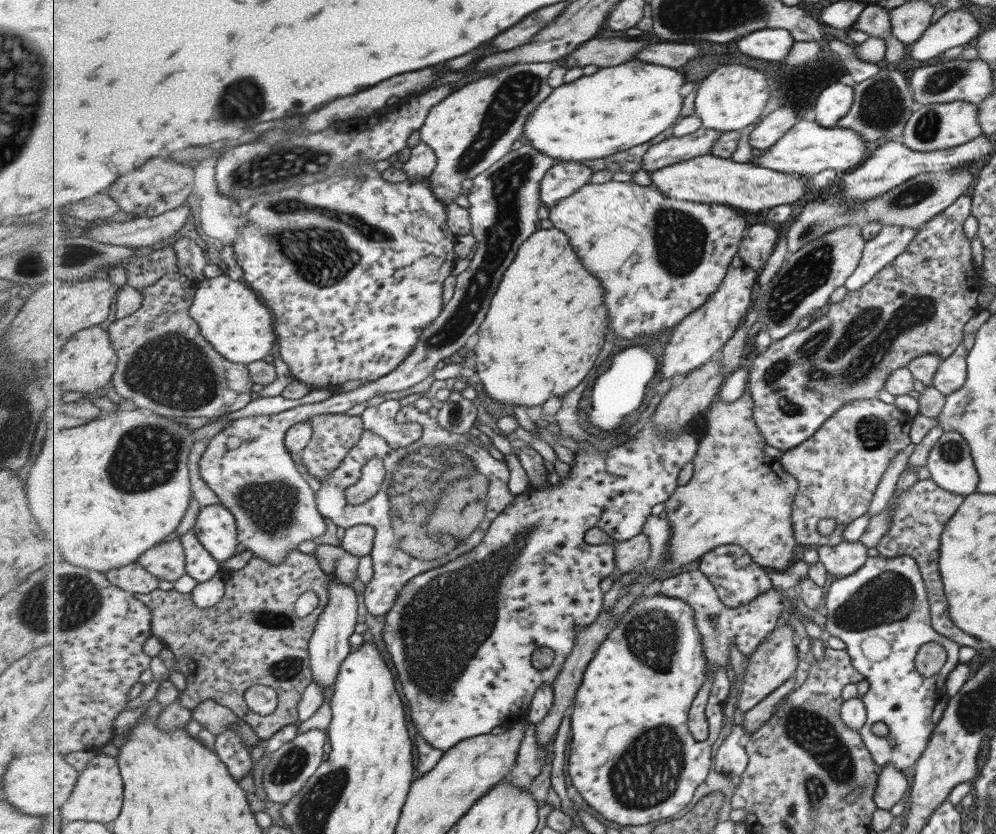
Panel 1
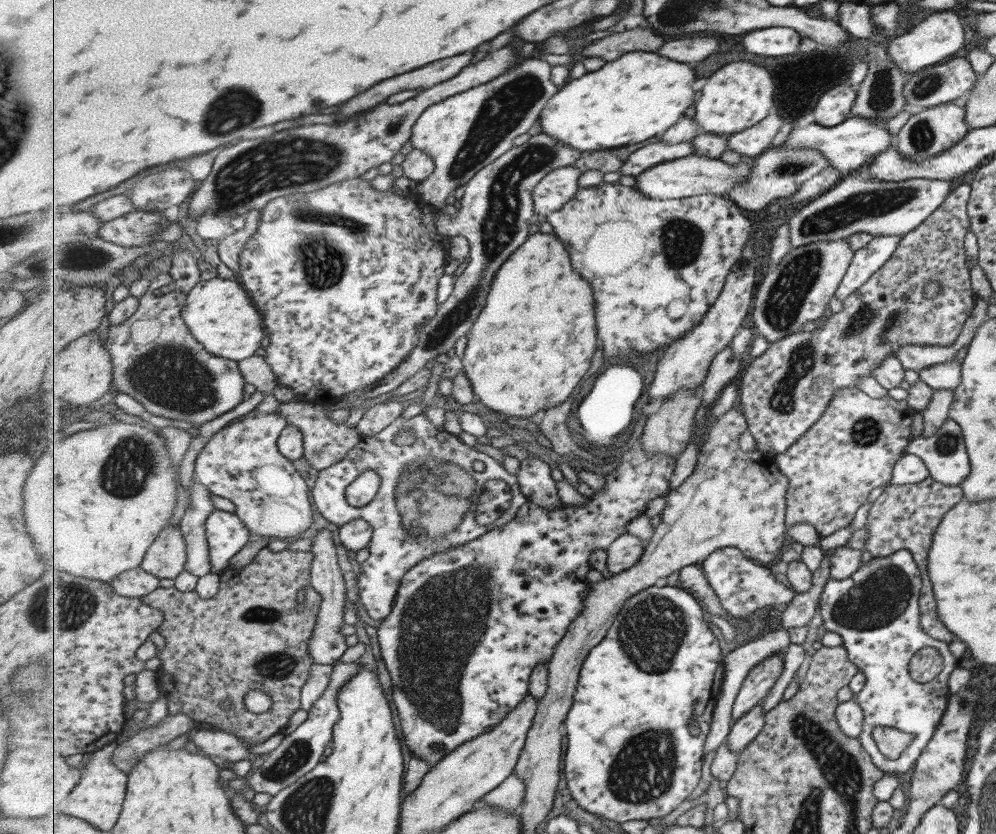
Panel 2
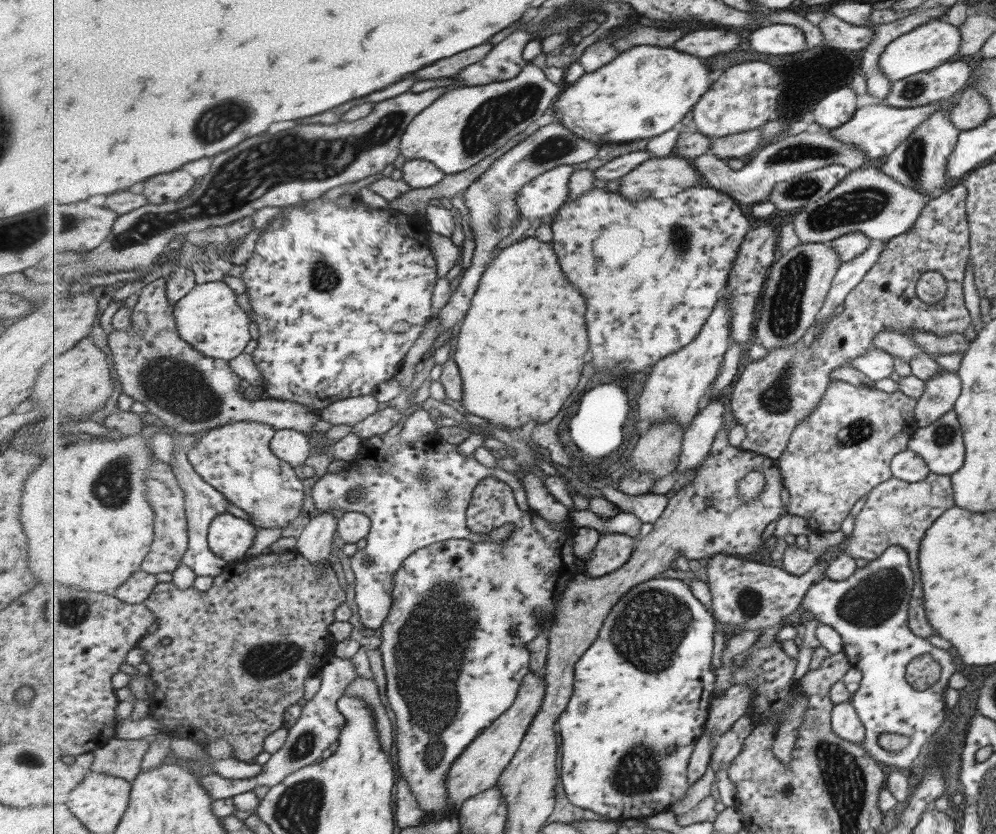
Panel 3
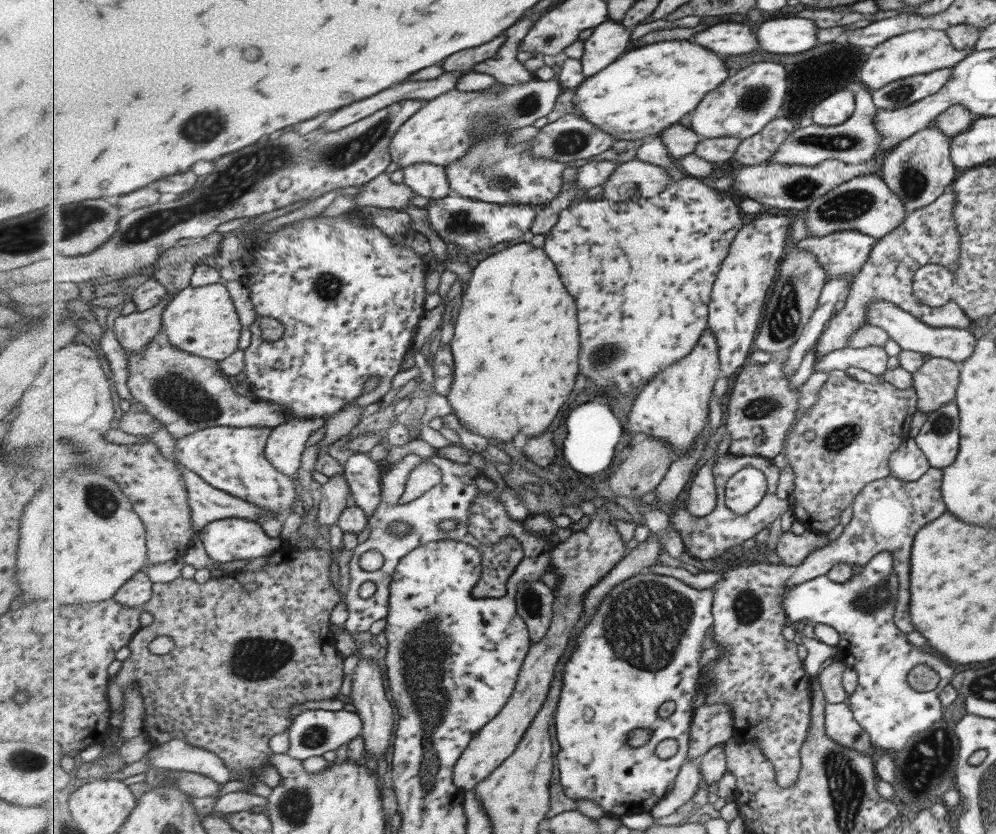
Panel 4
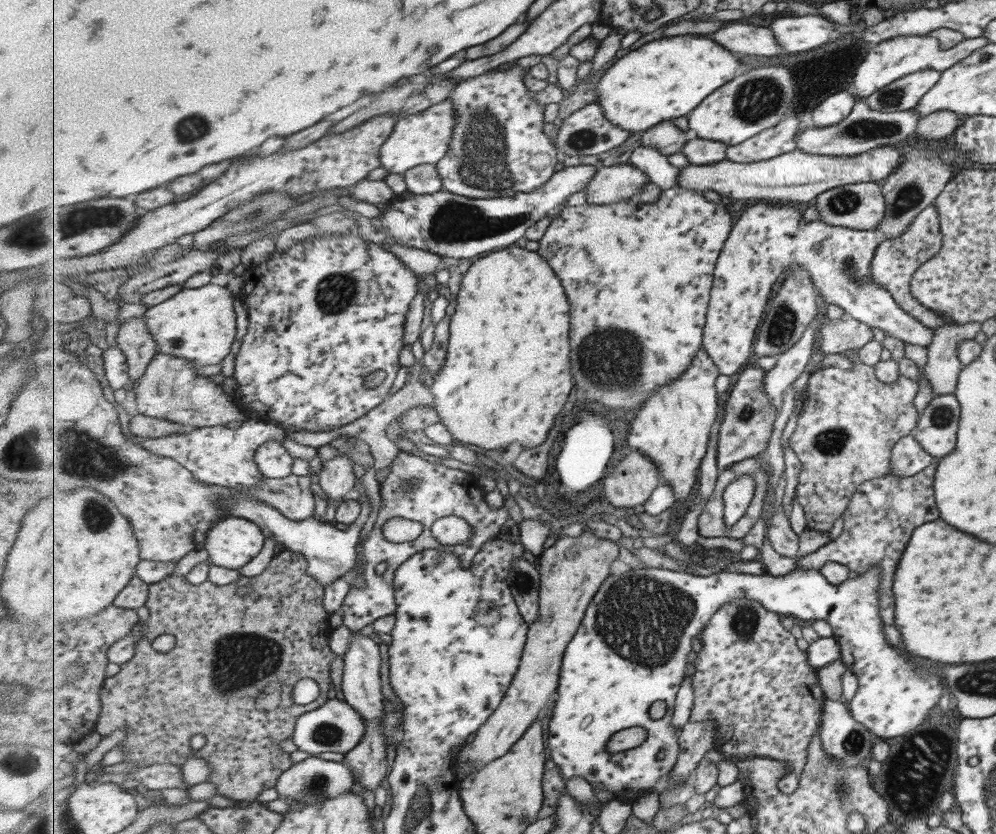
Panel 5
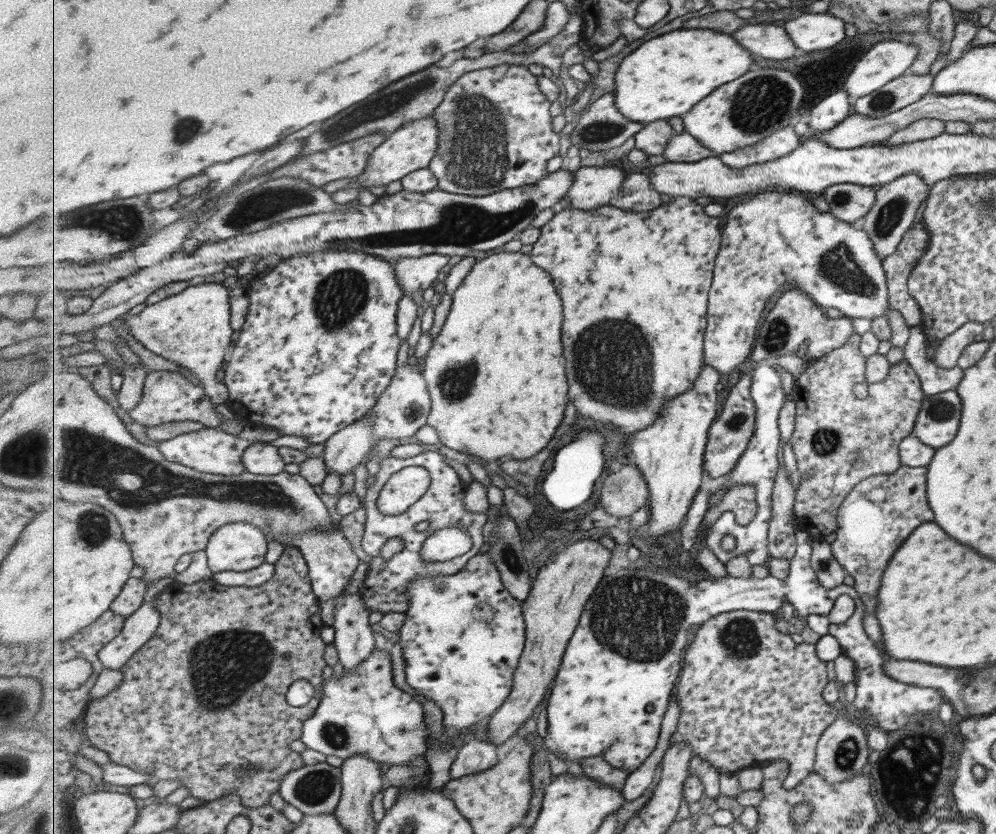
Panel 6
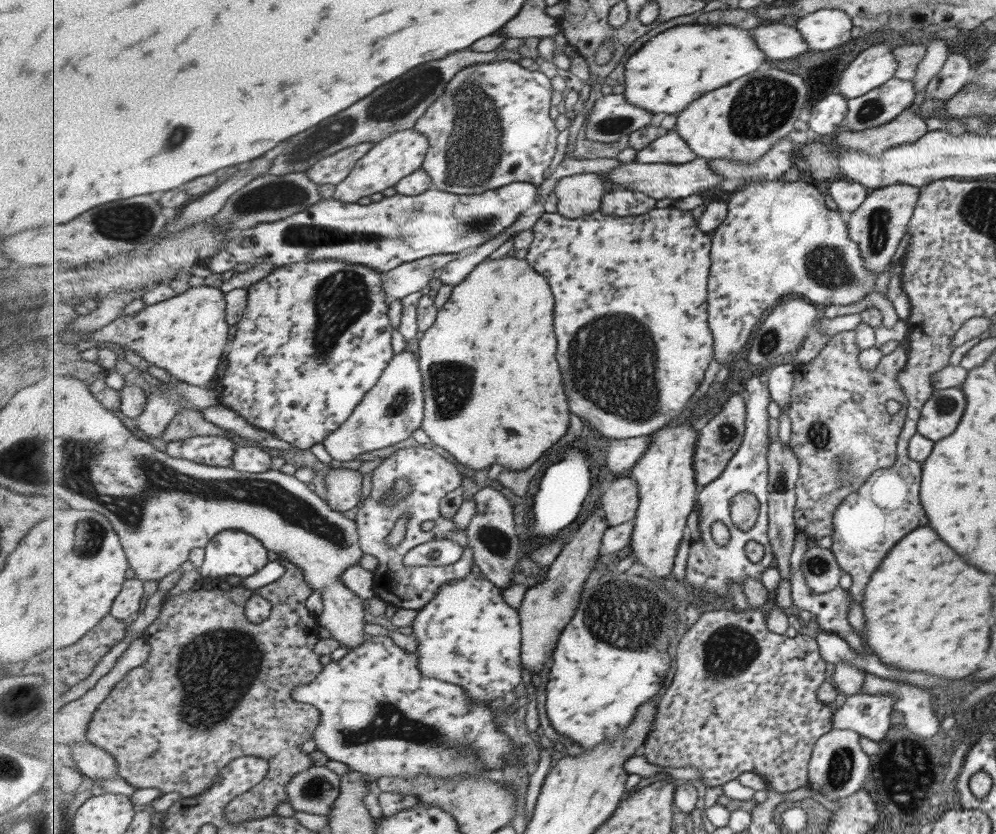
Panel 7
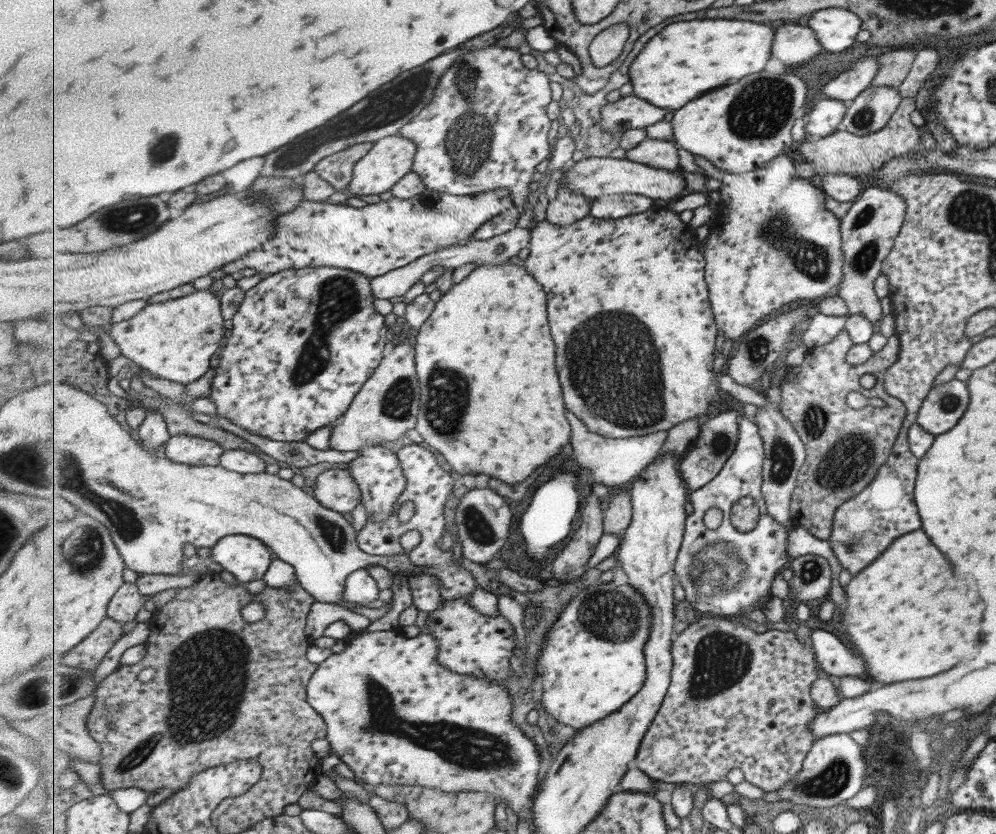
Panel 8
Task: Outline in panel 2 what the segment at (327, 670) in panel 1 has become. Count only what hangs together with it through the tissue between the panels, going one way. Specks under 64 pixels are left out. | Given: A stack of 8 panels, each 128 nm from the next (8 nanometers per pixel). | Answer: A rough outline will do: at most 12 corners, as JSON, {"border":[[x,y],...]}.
{"border":[[331,531],[313,538],[311,585],[323,594],[309,650],[329,666],[347,652],[347,582]]}

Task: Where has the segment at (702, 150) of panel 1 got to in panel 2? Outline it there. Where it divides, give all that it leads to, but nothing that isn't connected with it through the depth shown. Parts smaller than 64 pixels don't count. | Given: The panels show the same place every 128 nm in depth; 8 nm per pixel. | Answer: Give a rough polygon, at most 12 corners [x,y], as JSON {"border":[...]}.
{"border":[[691,141],[648,142],[619,174],[639,176],[663,162],[695,154]]}

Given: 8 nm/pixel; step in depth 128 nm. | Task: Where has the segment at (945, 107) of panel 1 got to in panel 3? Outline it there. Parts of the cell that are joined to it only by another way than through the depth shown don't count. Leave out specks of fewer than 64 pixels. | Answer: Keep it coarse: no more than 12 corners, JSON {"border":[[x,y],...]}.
{"border":[[948,109],[927,115],[876,166],[934,195],[949,186],[960,130]]}

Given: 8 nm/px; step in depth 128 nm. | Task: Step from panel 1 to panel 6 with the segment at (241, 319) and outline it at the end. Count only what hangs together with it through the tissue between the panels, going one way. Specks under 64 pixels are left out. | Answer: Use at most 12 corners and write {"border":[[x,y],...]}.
{"border":[[201,283],[126,316],[215,404],[232,353],[230,291]]}

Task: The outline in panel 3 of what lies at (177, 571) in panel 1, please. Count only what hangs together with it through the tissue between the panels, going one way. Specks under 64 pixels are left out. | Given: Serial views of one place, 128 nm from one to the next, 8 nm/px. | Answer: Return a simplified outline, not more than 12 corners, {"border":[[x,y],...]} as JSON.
{"border":[[153,456],[147,499],[155,511],[141,570],[175,573],[189,548],[186,494]]}

